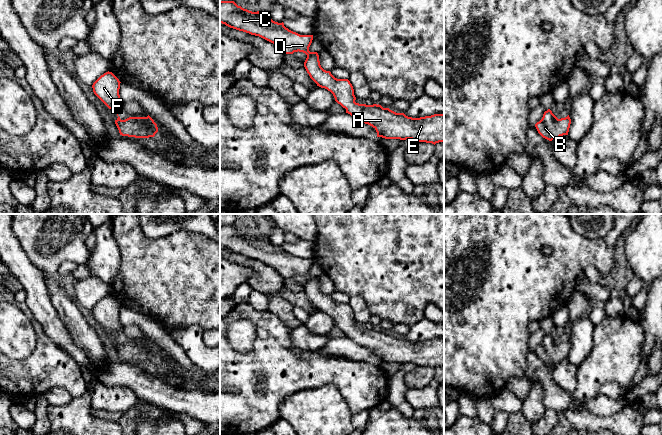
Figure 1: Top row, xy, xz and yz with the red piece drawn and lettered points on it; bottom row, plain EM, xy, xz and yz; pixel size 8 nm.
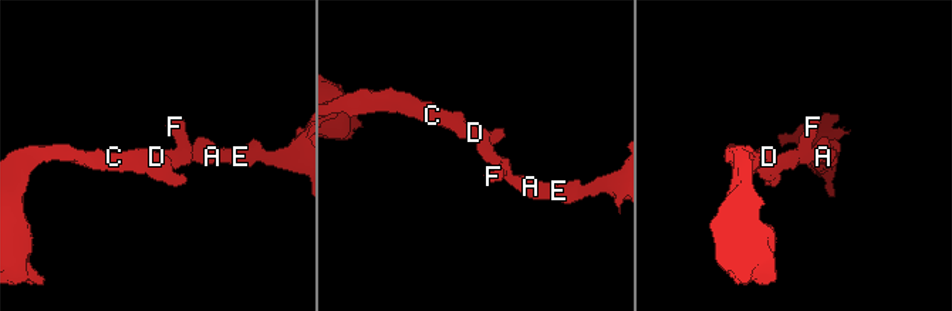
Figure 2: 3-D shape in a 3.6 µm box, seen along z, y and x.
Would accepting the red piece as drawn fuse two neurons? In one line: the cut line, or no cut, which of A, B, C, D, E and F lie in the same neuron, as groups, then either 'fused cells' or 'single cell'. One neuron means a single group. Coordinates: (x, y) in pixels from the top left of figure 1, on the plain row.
no cut; A B C D E F; single cell

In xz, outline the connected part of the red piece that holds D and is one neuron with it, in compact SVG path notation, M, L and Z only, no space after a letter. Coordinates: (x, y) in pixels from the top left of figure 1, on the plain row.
M220 225L220 247L259 260L273 267L282 277L303 276L307 279L304 291L310 302L321 312L330 315L335 325L357 344L372 350L377 361L412 363L415 366L436 368L444 366L444 338L412 342L381 329L356 327L354 313L348 303L337 303L324 294L317 276L310 276L313 259L300 259L273 245L268 238L252 236L234 225Z

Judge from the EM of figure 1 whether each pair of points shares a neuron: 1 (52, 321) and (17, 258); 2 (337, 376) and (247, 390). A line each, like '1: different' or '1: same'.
1: same
2: same

